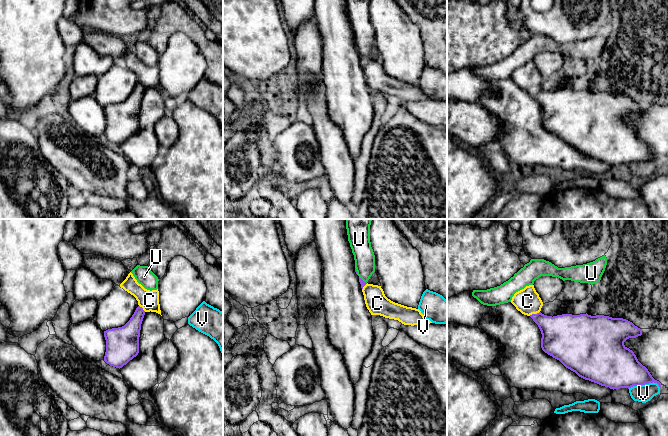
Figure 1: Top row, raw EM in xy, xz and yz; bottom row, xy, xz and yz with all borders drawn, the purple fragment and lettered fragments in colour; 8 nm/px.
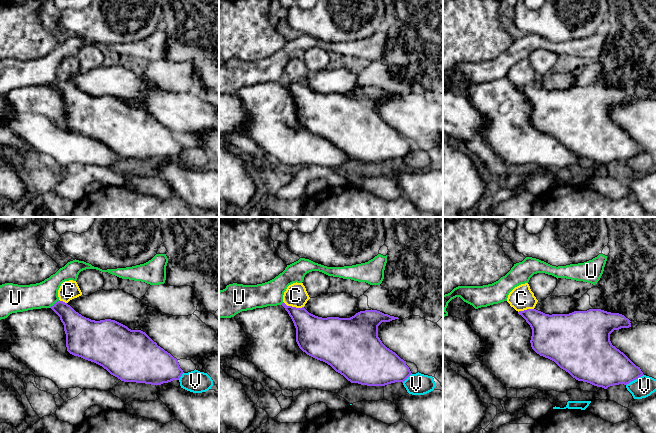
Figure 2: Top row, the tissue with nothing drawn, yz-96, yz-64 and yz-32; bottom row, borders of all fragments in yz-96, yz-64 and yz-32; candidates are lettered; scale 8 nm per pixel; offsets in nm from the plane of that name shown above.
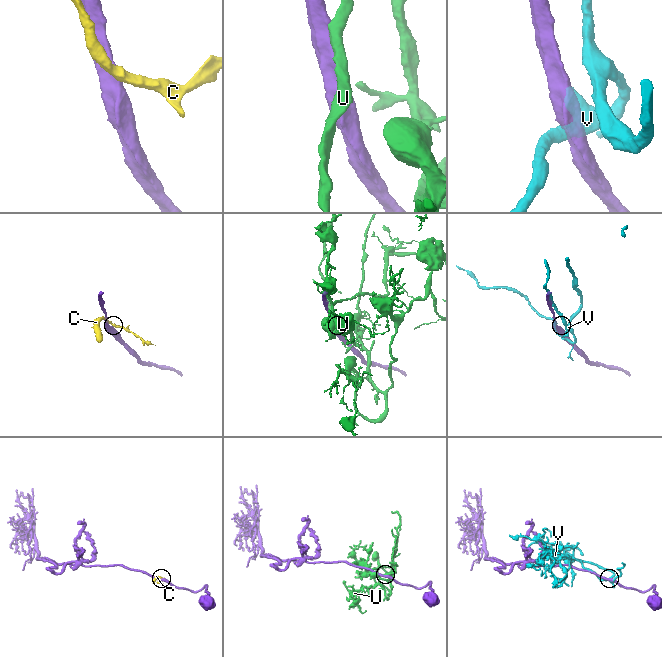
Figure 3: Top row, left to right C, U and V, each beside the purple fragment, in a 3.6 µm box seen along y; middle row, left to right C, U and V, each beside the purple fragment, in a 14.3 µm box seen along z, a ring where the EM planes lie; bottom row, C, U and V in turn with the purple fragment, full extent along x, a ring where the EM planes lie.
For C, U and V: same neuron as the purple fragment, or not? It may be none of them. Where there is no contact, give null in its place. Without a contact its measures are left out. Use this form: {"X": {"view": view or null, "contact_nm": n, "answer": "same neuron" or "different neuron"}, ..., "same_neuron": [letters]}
{"C": {"view": "yz", "contact_nm": 90, "answer": "different neuron"}, "U": {"view": "xz", "contact_nm": 80, "answer": "different neuron"}, "V": {"view": "yz", "contact_nm": 260, "answer": "different neuron"}, "same_neuron": []}

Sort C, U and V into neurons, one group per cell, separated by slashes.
C / U / V

